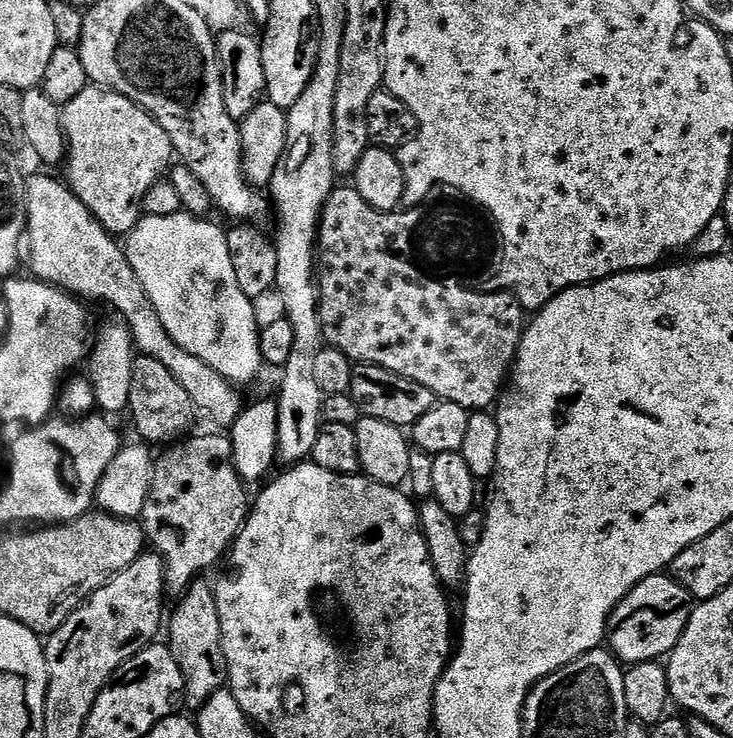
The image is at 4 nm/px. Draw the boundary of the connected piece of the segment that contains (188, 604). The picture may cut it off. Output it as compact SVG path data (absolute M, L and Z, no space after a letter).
M193 586L179 597L180 605L171 609L166 624L166 643L182 670L187 703L202 706L228 682L228 663L222 646L222 626L218 616L216 593L211 587Z

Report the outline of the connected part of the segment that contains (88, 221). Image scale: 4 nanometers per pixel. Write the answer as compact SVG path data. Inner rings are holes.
M29 175L26 195L26 268L28 264L32 271L29 273L35 279L57 285L85 301L101 300L109 304L120 315L117 317L132 331L132 342L137 353L162 362L190 394L195 407L201 413L204 411L220 427L217 429L231 429L242 411L241 389L218 370L206 366L202 358L194 358L194 354L182 350L168 337L166 326L162 326L142 282L138 282L138 274L134 274L134 266L130 266L121 241L116 241L119 239L107 232L63 179Z

